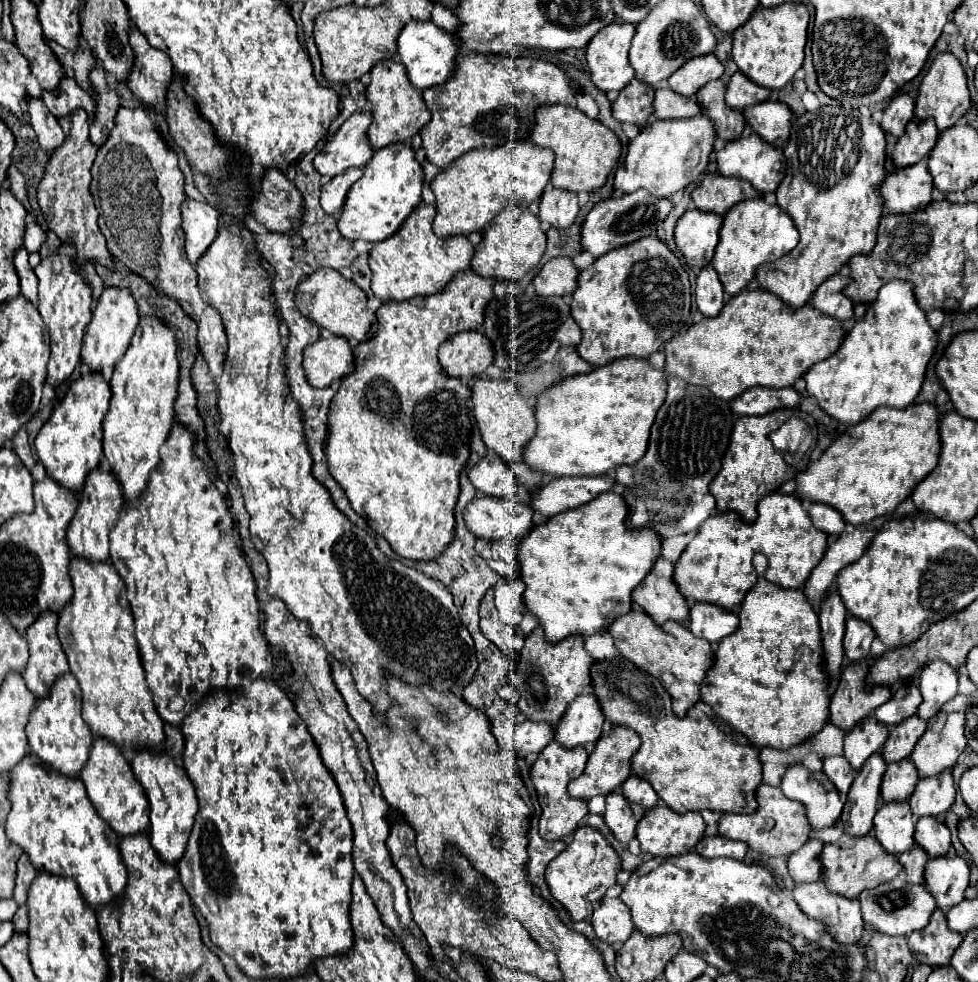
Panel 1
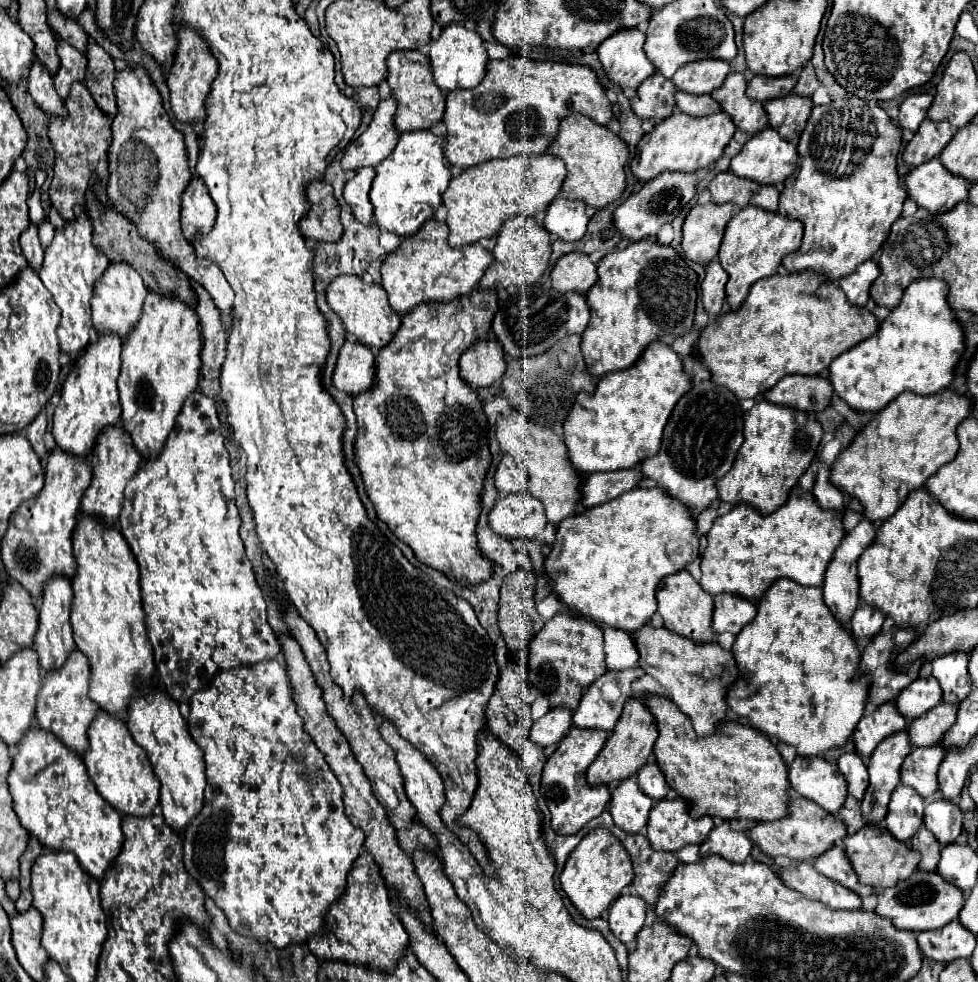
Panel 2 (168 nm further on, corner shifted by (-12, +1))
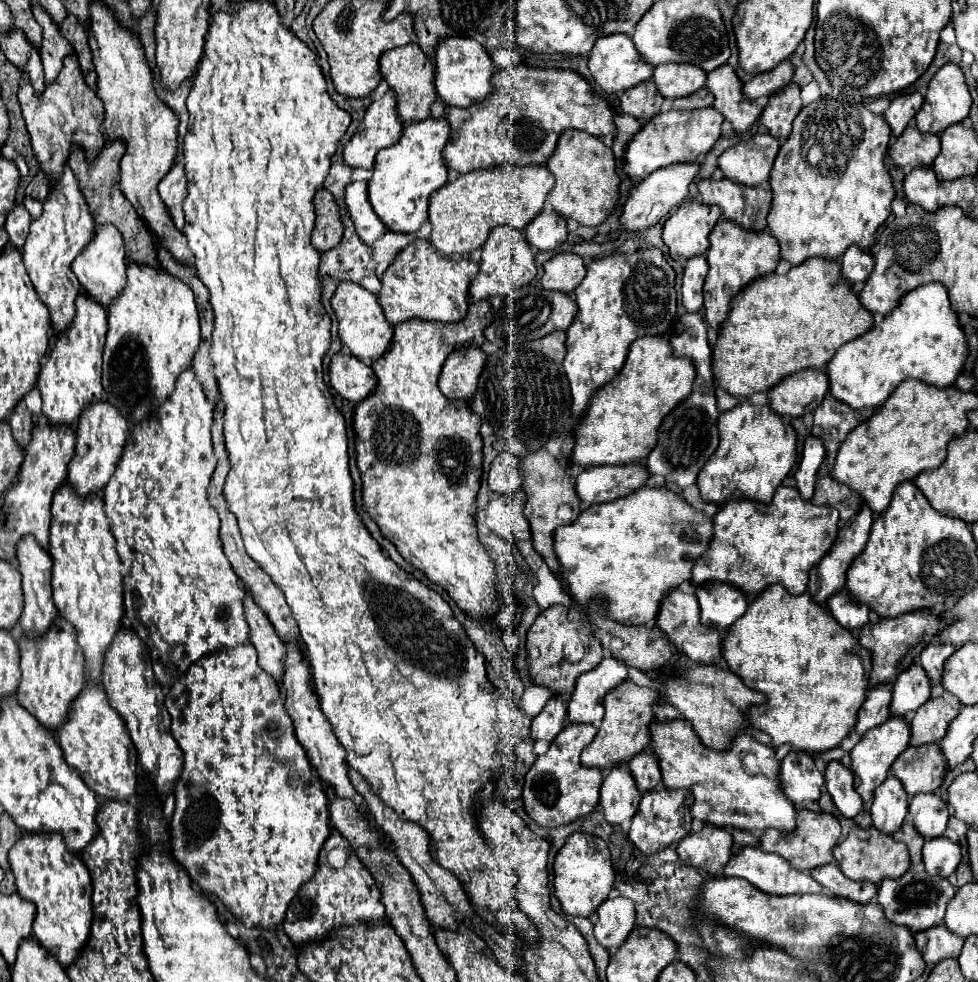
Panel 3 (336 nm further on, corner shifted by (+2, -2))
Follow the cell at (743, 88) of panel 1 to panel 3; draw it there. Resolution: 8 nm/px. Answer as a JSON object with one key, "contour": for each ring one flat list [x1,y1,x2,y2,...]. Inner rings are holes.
{"contour":[[785,59,775,69,759,73,749,83,745,83,745,95,749,99,765,99,765,97,777,93,779,89,783,89,787,83,791,83,793,73,795,73,793,63,789,59]]}

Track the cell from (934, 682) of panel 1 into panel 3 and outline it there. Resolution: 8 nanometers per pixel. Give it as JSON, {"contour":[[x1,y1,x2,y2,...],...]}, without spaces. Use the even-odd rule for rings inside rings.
{"contour":[[931,641,919,655,923,669,927,671,929,679,933,685,941,683,941,673,943,673,943,665,945,659,955,651,957,647,951,643,941,643,941,641]]}

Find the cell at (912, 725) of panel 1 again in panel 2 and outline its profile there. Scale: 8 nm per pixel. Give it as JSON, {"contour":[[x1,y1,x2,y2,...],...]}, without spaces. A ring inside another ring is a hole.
{"contour":[[947,704,935,706,927,714,911,722,907,730,911,746,919,748,919,746,939,744,939,738,943,738,943,730,947,730,951,722,955,722,955,706,947,706]]}

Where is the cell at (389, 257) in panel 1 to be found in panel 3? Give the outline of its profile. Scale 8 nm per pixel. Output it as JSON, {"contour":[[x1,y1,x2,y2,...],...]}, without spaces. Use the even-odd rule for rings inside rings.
{"contour":[[417,239,401,249,395,261,387,267,381,277,381,293,379,303,383,313,391,325,409,319,425,319,425,321,443,321,443,323,459,323,467,315,469,307,469,285,477,275,479,265,471,259,451,261,439,255,429,241]]}

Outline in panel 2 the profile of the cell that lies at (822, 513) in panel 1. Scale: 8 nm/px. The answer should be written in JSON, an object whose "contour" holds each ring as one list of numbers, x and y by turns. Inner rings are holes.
{"contour":[[827,466,819,468,813,496,817,498,817,502,823,510,845,510,845,496,829,482,829,468]]}

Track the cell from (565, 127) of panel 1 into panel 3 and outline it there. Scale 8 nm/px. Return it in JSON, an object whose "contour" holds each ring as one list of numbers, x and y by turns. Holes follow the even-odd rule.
{"contour":[[575,129,565,131,559,137,557,149,547,163,547,169,555,177,555,187,549,193,547,201,563,219,575,219,585,227,597,227,611,215,611,209,615,209,619,201,621,177,617,177,615,171,613,151,605,147,601,139]]}

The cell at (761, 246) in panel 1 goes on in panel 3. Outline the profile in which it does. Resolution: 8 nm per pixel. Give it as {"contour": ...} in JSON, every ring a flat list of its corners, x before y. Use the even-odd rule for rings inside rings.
{"contour":[[725,219,717,221,709,239,711,239,711,247,707,251,709,273,707,273,705,287,703,287,703,295,705,295,703,307,705,307,707,323,715,331,719,331,723,321,729,315,731,301,737,297,737,293,741,289,745,289,751,281,773,273,781,257,779,257,777,239,771,233,767,233,767,231,745,233,745,229,737,229,737,225,733,225,733,221,725,221]]}

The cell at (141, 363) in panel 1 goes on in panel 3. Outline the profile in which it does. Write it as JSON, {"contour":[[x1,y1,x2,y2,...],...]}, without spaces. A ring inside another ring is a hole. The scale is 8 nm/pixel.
{"contour":[[129,261,127,285,107,307,107,325,107,343,103,351,103,389,107,393,107,401,115,405,123,417,137,423,141,417,145,417,145,413,157,409,157,405,169,397,179,373,191,367,191,359,199,347,199,313,195,295,189,285,167,271]]}

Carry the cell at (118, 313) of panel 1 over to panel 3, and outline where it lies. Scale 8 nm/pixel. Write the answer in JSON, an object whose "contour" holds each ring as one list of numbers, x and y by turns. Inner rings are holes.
{"contour":[[107,223,107,225,97,225,93,229,91,241,85,245,85,249,73,261,73,273,77,275,83,291,89,297,95,297,105,307,109,305,109,301,113,301,113,297,117,297,121,293,121,289,125,287,125,281,127,281,125,243,123,243,123,235,119,233,119,229,115,225]]}

